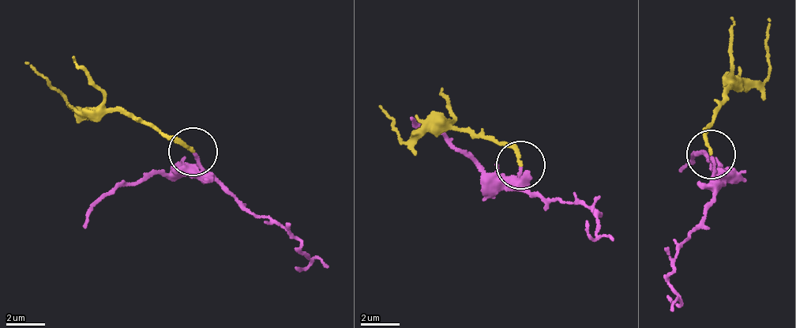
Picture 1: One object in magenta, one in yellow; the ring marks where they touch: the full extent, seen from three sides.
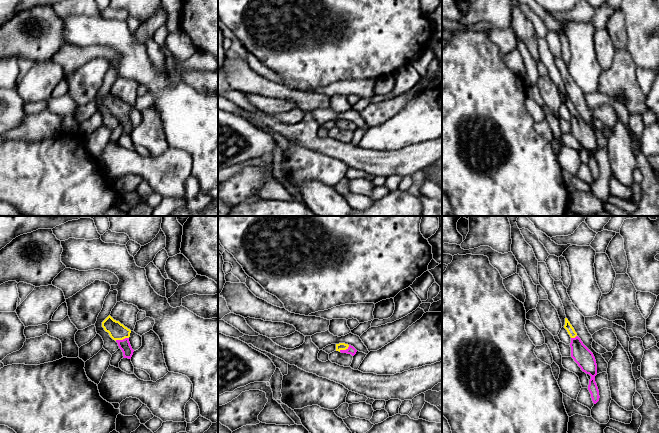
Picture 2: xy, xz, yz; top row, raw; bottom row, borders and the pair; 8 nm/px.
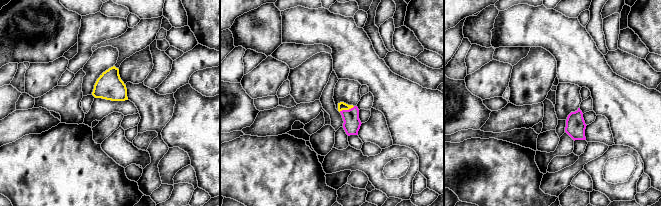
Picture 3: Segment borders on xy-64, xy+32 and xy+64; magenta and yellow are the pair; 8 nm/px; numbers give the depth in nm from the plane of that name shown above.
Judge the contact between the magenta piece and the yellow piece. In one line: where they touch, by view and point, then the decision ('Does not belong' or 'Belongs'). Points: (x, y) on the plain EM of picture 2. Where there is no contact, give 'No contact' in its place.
Touches magenta at xy (121, 116). Belongs

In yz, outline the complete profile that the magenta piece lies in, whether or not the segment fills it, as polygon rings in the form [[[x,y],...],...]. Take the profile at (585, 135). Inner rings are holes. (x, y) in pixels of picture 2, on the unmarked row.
[[[565,94],[564,104],[567,106],[568,110],[571,113],[571,133],[583,148],[591,152],[591,155],[589,156],[588,166],[591,170],[593,179],[596,180],[599,177],[600,172],[597,160],[595,158],[595,152],[597,151],[597,140],[595,133],[577,112],[577,109],[575,108],[574,104],[567,94]]]

